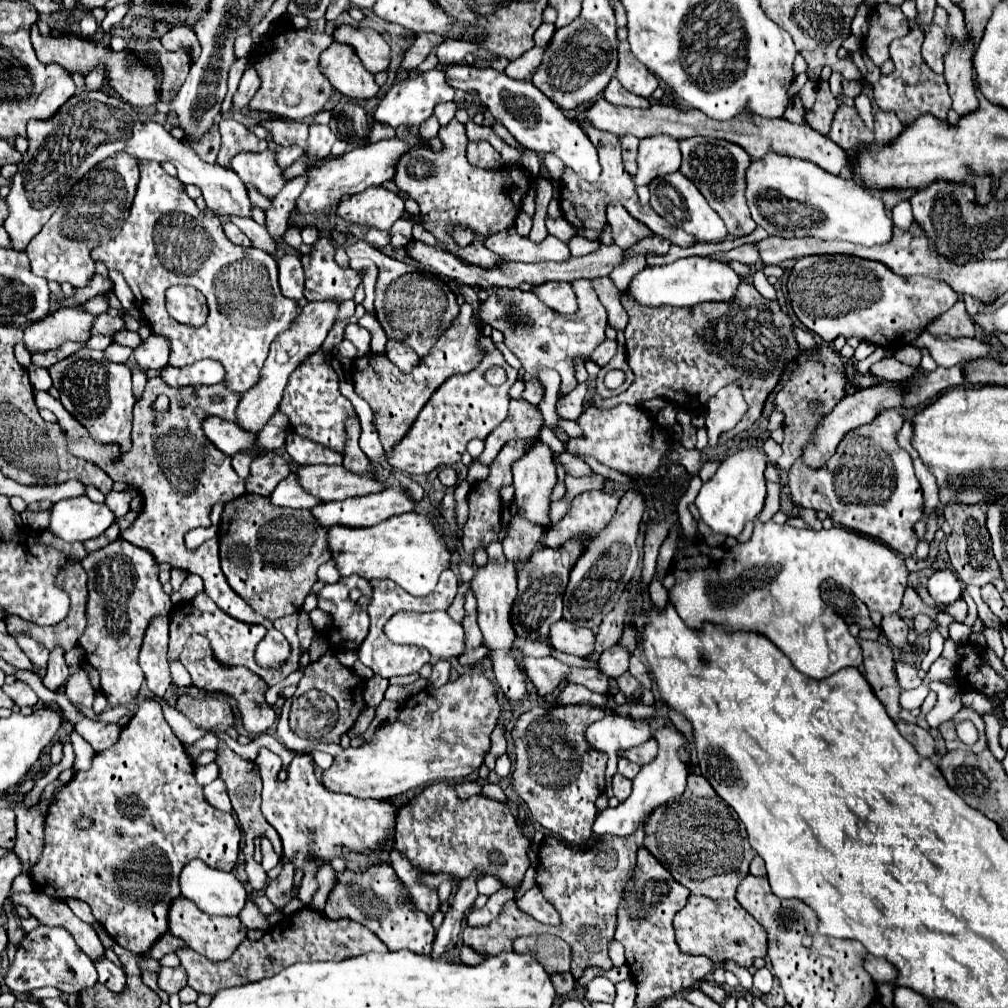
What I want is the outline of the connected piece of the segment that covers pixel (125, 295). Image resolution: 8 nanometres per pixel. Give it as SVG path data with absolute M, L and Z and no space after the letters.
M109 271L109 277L111 277L111 281L115 283L115 287L113 287L113 293L115 293L115 295L117 295L117 299L121 301L123 309L129 309L129 307L133 307L133 303L135 303L135 297L133 297L133 293L131 293L131 289L129 289L127 281L123 279L123 275L119 275L119 271Z

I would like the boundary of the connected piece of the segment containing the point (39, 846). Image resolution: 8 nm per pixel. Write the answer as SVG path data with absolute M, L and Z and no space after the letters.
M17 803L13 811L17 815L15 851L23 863L23 873L29 875L29 867L43 851L43 813L37 805L25 807L23 803Z

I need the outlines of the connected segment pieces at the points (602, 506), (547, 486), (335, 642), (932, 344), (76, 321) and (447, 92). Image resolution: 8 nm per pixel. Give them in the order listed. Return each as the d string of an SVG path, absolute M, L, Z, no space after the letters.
M585 491L573 497L567 515L547 527L543 537L545 547L561 547L569 539L585 539L593 537L609 523L613 513L617 511L619 497L607 491Z
M537 441L533 443L525 455L521 459L517 459L511 467L513 473L513 487L515 487L515 497L517 497L517 507L519 507L519 515L523 515L525 519L539 523L539 525L549 525L549 497L551 491L557 483L557 473L555 473L555 461L553 461L553 451L547 443Z
M349 575L349 577L341 577L337 583L331 583L331 585L325 585L321 591L319 591L319 607L331 615L333 623L331 623L331 629L327 631L327 641L331 643L331 649L333 651L343 651L343 649L357 649L363 639L367 637L367 631L369 631L369 615L367 611L363 611L359 607L357 601L351 601L349 597L349 591L351 589L361 589L361 591L369 591L369 583L367 579L361 579L359 575Z
M923 331L917 339L913 339L911 343L913 347L919 349L927 349L929 355L933 357L933 361L939 367L953 367L959 363L965 363L967 359L975 359L975 357L985 357L991 353L991 345L979 339L967 339L967 337L959 337L959 339L949 339L949 337L933 337L927 331Z
M61 309L49 313L45 319L31 323L25 329L25 345L29 351L49 351L57 349L65 341L81 341L87 343L91 337L91 327L97 315L81 309Z
M431 69L425 73L419 73L417 77L409 77L403 81L397 81L389 93L381 99L377 111L375 111L375 119L379 123L387 123L391 127L399 127L399 125L409 125L409 127L419 127L425 119L429 119L433 115L435 105L445 103L445 101L453 101L453 87L449 87L445 83L445 75L441 75L441 69Z

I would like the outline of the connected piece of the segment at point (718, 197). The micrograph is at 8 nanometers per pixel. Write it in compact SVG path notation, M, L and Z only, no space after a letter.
M683 139L679 141L679 149L683 155L681 173L701 191L701 195L707 199L707 203L719 213L719 217L725 221L725 227L729 235L733 237L747 237L755 231L755 223L749 215L749 207L745 203L745 167L749 167L749 155L741 151L741 147L733 143L713 141L713 139Z

